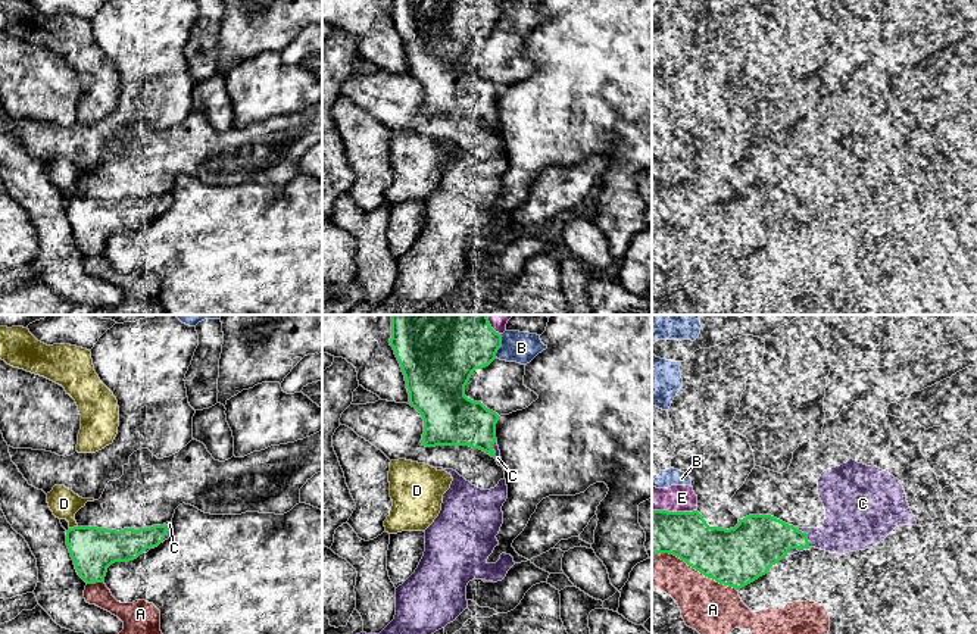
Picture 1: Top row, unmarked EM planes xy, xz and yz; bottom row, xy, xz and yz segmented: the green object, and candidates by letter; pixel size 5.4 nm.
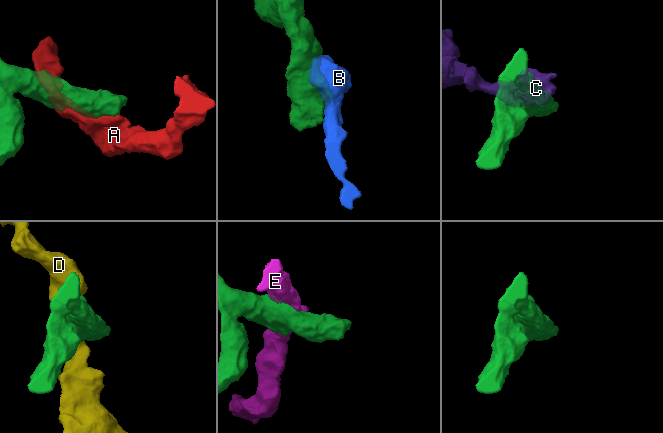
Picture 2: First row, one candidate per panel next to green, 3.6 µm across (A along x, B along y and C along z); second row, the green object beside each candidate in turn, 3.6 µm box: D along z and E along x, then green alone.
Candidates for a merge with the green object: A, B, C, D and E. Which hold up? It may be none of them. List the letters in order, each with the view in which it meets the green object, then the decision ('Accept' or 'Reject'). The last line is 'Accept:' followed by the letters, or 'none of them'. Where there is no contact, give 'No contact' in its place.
A: Touches green in yz. Reject
B: Touches green in xz. Reject
C: Touches green in yz. Accept
D: Touches green in xy. Reject
E: Touches green in yz. Reject
Accept: C

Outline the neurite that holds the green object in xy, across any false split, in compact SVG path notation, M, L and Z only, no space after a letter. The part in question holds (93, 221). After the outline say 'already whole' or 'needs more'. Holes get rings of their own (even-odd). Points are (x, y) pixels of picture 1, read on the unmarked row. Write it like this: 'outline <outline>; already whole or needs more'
outline M172 193L124 200L74 197L66 202L66 216L78 246L96 254L104 252L112 234L137 229L168 210L172 200Z; needs more

